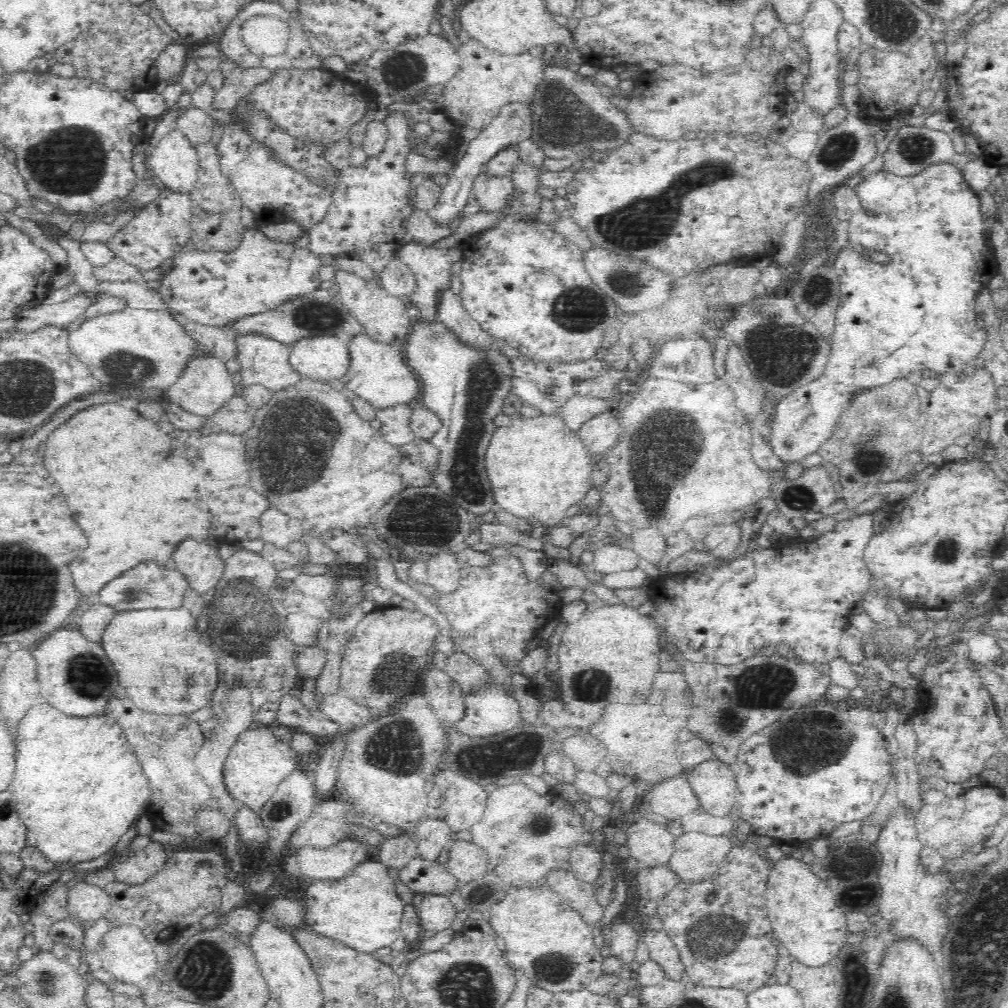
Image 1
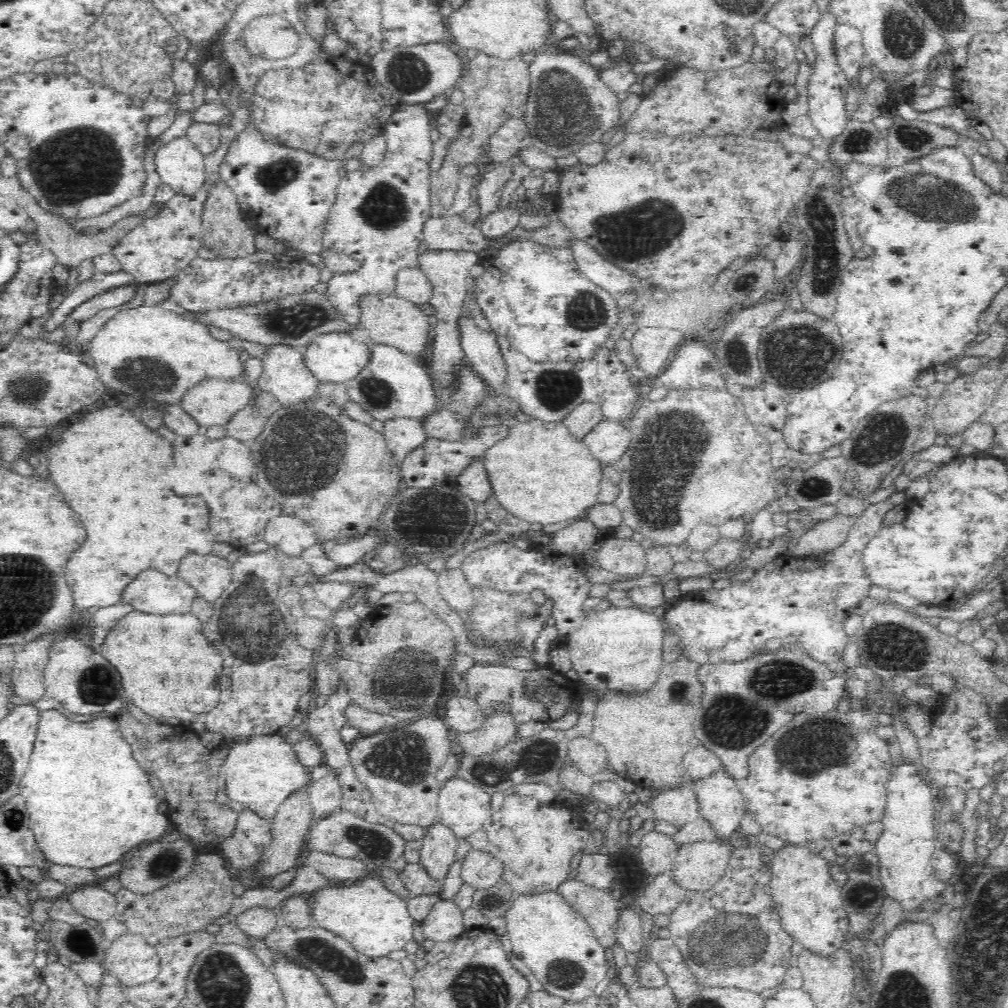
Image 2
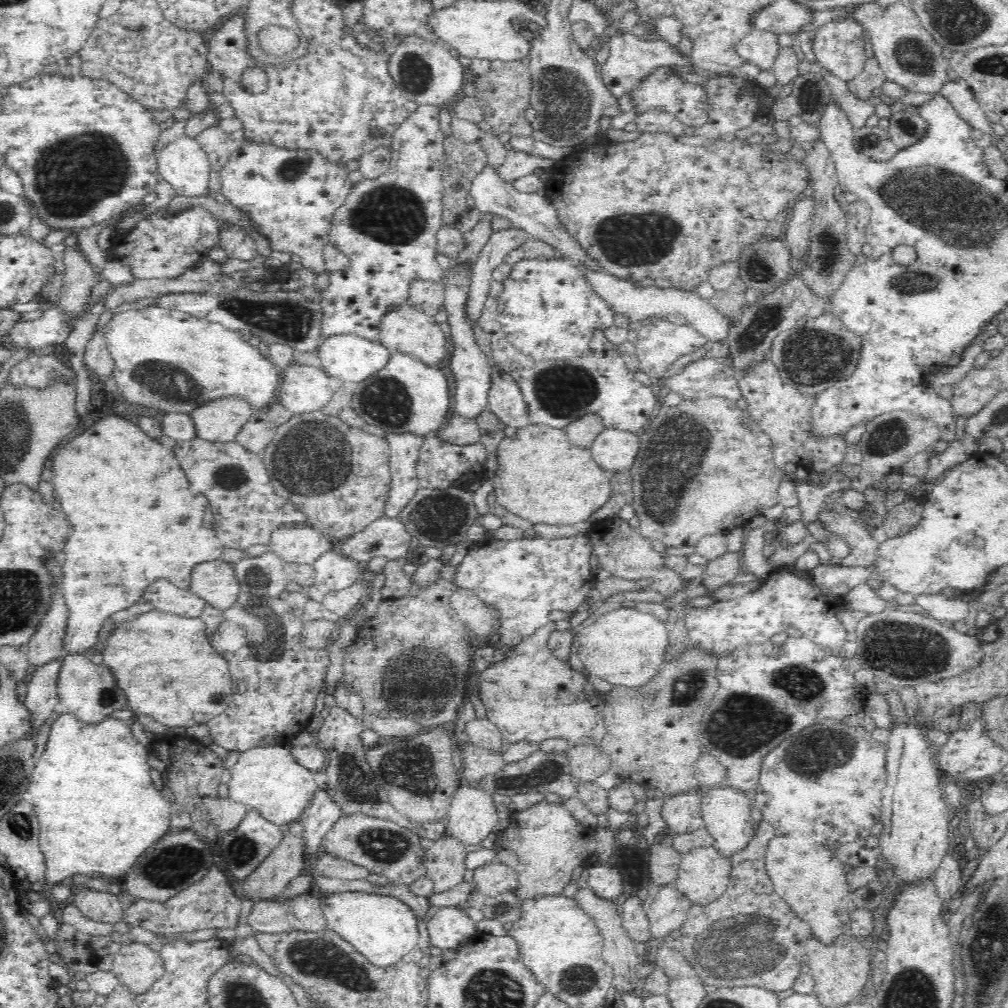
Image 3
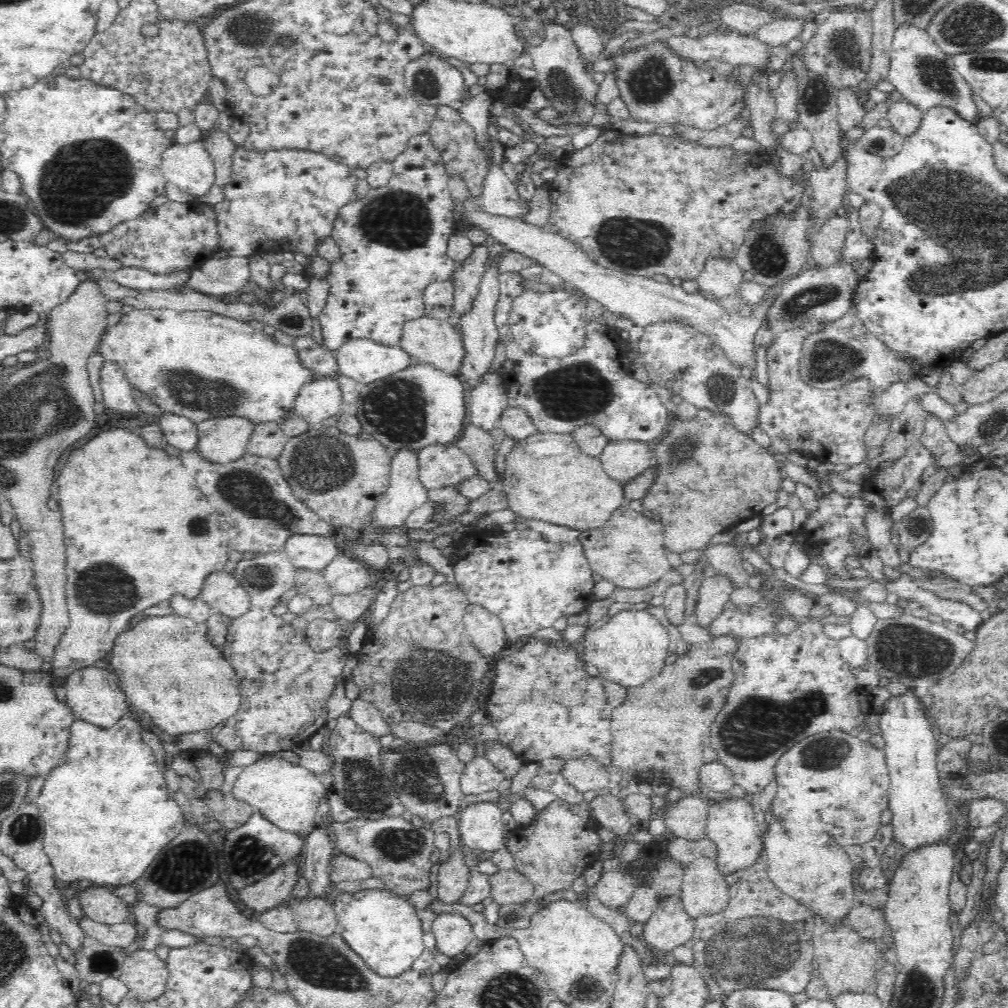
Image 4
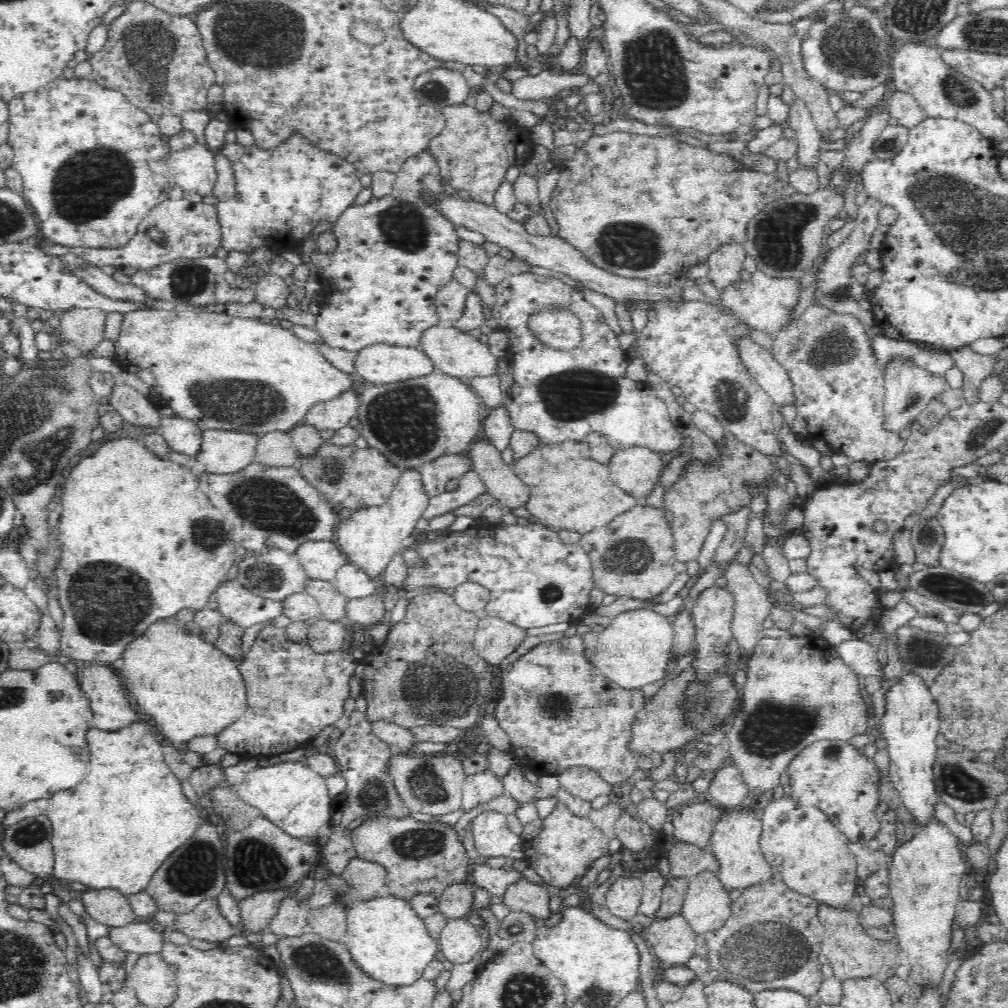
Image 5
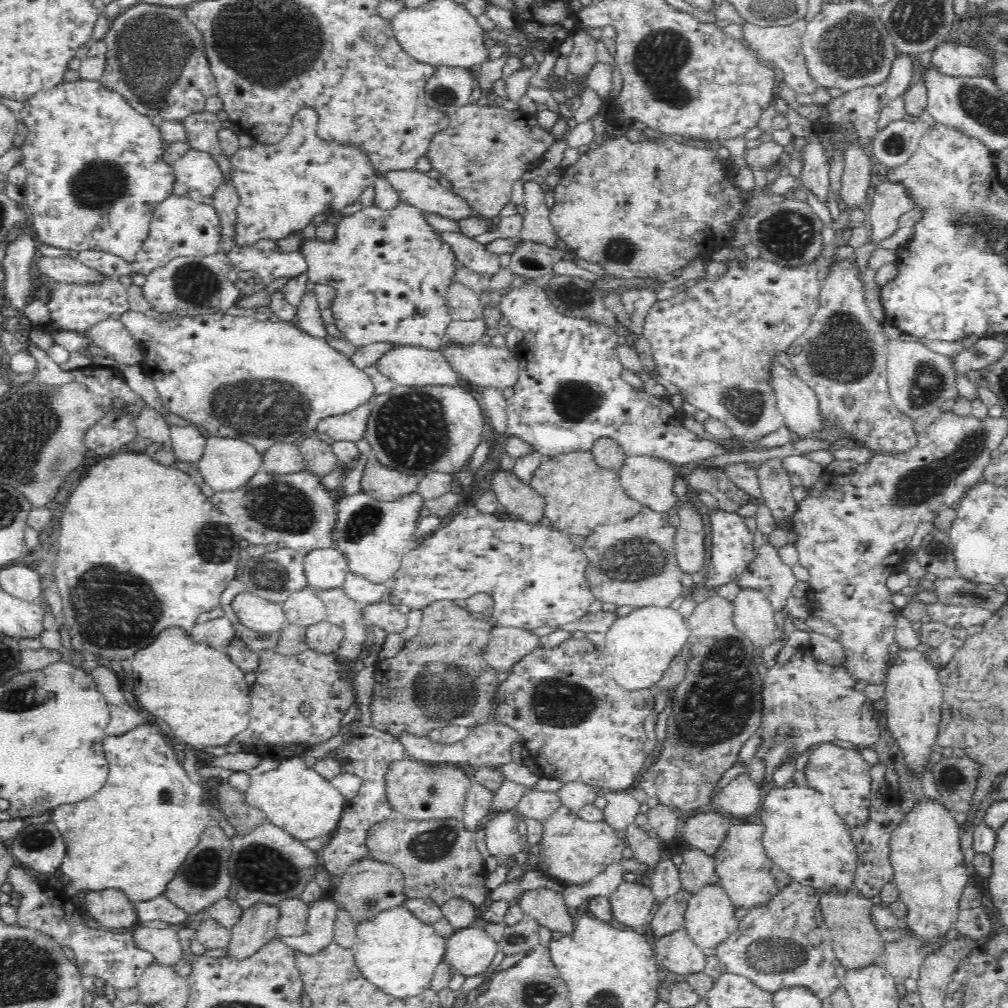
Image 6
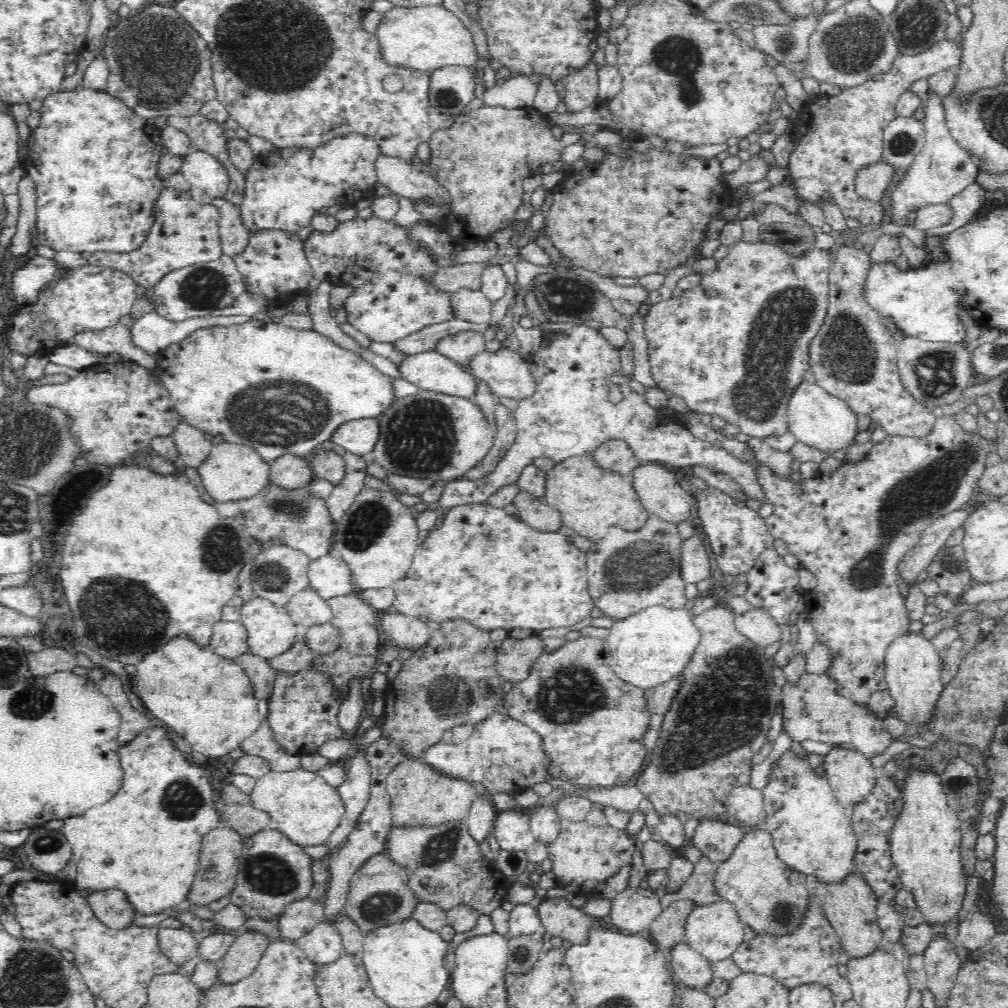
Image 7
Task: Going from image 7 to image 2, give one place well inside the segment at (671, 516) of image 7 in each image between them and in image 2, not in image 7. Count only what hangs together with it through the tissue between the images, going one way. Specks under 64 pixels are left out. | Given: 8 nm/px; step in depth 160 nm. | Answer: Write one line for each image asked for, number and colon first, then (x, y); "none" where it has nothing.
2: (608, 439)
3: (614, 449)
4: (623, 460)
5: (636, 470)
6: (649, 480)

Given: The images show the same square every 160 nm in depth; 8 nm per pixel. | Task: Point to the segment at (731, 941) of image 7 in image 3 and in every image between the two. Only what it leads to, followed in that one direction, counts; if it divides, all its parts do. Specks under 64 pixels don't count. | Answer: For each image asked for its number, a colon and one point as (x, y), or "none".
3: (703, 873)
4: (703, 890)
5: (707, 905)
6: (709, 918)

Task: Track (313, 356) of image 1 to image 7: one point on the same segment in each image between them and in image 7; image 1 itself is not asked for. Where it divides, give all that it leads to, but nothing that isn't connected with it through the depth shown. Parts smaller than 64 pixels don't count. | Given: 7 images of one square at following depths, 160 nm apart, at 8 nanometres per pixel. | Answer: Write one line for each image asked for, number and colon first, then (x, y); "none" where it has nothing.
2: (334, 359)
3: (348, 356)
4: (365, 361)
5: (379, 364)
6: (408, 366)
7: (431, 371)

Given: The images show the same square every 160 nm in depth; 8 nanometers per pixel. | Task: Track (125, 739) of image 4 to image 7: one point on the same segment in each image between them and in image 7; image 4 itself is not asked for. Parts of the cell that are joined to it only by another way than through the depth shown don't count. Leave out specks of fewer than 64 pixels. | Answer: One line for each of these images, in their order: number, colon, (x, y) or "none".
5: (112, 829)
6: (132, 835)
7: (145, 841)

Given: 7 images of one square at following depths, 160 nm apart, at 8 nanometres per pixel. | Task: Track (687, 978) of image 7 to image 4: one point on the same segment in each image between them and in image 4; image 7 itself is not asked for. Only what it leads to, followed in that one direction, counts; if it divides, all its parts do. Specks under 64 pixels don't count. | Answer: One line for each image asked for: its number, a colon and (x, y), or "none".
4: (669, 926)
5: (673, 942)
6: (676, 951)

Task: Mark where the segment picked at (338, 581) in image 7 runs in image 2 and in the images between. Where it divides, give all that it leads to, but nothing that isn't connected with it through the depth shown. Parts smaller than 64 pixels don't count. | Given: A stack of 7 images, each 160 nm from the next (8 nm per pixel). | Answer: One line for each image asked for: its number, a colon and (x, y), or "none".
2: (286, 533)
3: (294, 542)
4: (307, 551)
5: (320, 559)
6: (325, 568)

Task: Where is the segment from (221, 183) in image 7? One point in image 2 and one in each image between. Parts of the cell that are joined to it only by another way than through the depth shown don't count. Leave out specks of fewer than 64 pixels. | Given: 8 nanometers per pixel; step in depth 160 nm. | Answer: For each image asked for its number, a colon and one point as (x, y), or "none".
2: (179, 163)
3: (183, 164)
4: (189, 166)
5: (193, 169)
6: (198, 170)

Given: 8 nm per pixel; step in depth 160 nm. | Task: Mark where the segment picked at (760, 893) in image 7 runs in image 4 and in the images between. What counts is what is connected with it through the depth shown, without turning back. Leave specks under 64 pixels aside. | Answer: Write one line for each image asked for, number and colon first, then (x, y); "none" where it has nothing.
4: (731, 824)
5: (735, 839)
6: (746, 873)

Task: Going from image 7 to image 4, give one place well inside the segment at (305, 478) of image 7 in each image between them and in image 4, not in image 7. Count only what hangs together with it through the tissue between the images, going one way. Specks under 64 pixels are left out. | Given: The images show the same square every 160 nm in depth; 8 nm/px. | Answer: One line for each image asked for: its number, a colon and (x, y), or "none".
4: (267, 439)
5: (275, 448)
6: (281, 457)

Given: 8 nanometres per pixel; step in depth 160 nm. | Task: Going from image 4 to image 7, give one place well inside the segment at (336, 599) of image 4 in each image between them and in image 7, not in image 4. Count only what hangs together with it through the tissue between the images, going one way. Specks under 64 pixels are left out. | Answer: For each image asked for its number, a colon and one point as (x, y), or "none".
5: (363, 611)
6: (385, 615)
7: (406, 631)

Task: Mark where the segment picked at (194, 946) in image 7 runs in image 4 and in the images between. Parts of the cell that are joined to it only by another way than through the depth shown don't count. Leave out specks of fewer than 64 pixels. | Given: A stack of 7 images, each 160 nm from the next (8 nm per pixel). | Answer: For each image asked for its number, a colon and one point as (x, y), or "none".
4: (123, 934)
5: (143, 938)
6: (163, 943)

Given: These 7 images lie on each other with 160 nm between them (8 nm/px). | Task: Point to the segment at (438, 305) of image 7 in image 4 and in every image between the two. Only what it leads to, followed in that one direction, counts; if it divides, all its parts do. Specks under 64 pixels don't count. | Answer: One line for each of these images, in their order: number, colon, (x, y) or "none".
4: (393, 240)
5: (392, 253)
6: (390, 269)

